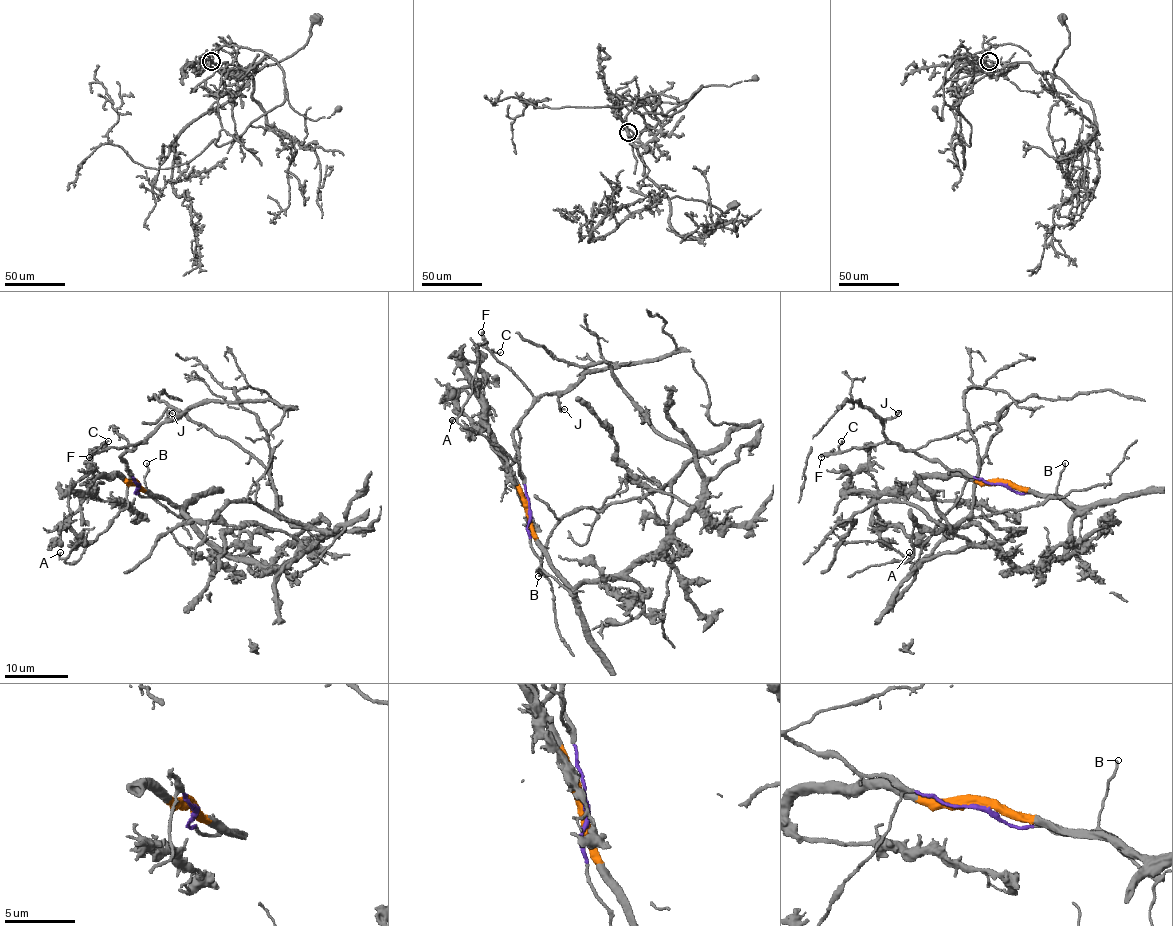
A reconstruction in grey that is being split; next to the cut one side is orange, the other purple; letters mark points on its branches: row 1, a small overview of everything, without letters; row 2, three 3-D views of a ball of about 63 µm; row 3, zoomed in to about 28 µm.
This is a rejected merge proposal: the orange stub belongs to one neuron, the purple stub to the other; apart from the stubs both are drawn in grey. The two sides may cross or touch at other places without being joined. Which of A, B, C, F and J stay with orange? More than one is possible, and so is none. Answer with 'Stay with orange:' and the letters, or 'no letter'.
Stay with orange: no letter

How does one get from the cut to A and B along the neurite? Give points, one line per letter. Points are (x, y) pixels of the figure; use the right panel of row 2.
A: (1001, 483), (986, 483), (969, 477), (962, 494), (923, 545), (919, 558), (911, 563), (908, 560), (910, 552)
B: (1001, 483), (1018, 493), (1052, 496), (1064, 462)

